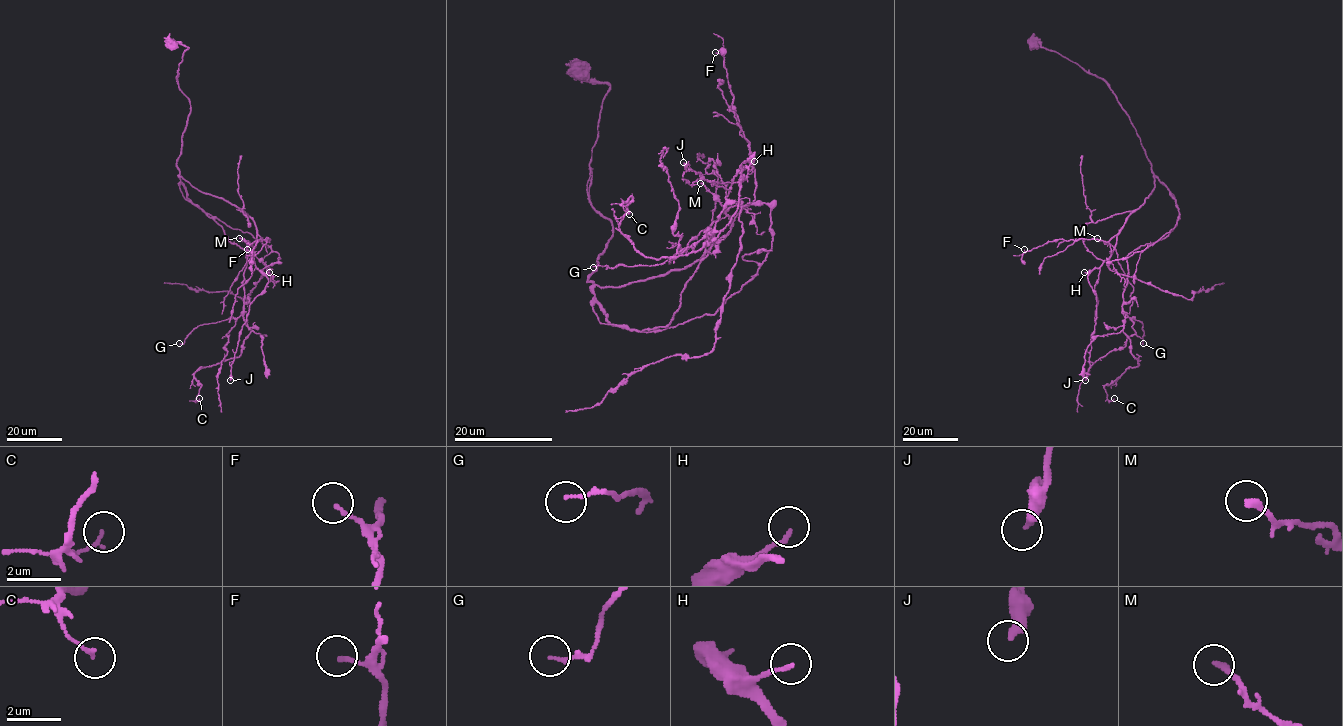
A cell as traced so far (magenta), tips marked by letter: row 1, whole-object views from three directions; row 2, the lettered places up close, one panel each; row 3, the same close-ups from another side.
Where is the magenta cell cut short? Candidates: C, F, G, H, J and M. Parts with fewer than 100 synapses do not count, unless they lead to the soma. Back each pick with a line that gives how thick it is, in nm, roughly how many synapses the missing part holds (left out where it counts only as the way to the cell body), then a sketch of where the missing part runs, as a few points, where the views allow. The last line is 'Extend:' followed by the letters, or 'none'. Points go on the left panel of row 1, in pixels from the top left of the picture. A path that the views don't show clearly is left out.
Extend: none

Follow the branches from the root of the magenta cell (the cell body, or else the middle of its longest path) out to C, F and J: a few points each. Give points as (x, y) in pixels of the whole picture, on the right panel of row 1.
C: (1032, 44), (1105, 81), (1178, 207), (1166, 236), (1127, 255), (1123, 332), (1138, 364), (1104, 385), (1114, 398)
F: (1032, 44), (1038, 42), (1105, 81), (1140, 139), (1154, 187), (1107, 242), (1057, 239), (1024, 249)
J: (1032, 44), (1105, 81), (1154, 179), (1112, 254), (1088, 274), (1097, 312), (1085, 380)

